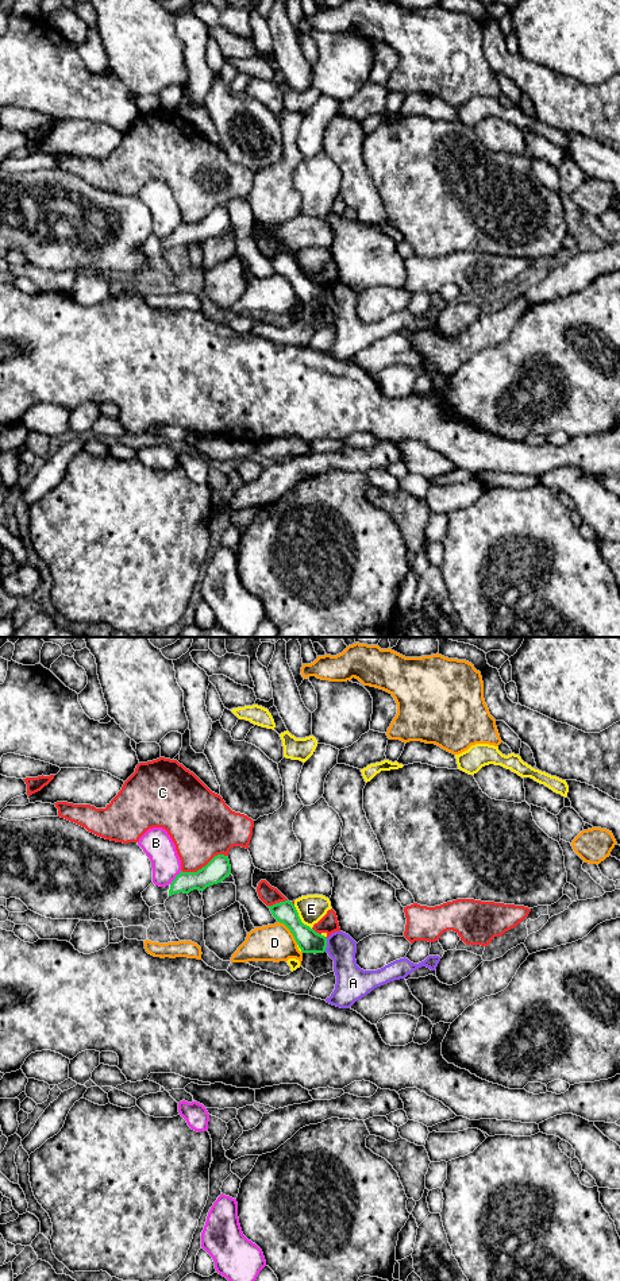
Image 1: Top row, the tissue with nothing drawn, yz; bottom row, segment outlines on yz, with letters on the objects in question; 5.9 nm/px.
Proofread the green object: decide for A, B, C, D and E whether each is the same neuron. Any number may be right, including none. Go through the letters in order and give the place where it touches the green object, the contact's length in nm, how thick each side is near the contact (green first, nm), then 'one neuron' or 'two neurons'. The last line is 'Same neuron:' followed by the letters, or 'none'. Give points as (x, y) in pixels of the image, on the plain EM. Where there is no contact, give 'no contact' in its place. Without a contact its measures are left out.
A: contact yz (326, 297); length 80 nm; calibres 140 and 180 nm; two neurons
B: contact yz (176, 230); length 110 nm; calibres 140 and 180 nm; two neurons
C: contact yz (203, 219); length 280 nm; calibres 140 and 380 nm; two neurons
D: contact yz (291, 284); length 190 nm; calibres 140 and 220 nm; two neurons
E: contact yz (299, 270); length 190 nm; calibres 140 and 170 nm; two neurons
Same neuron: none

